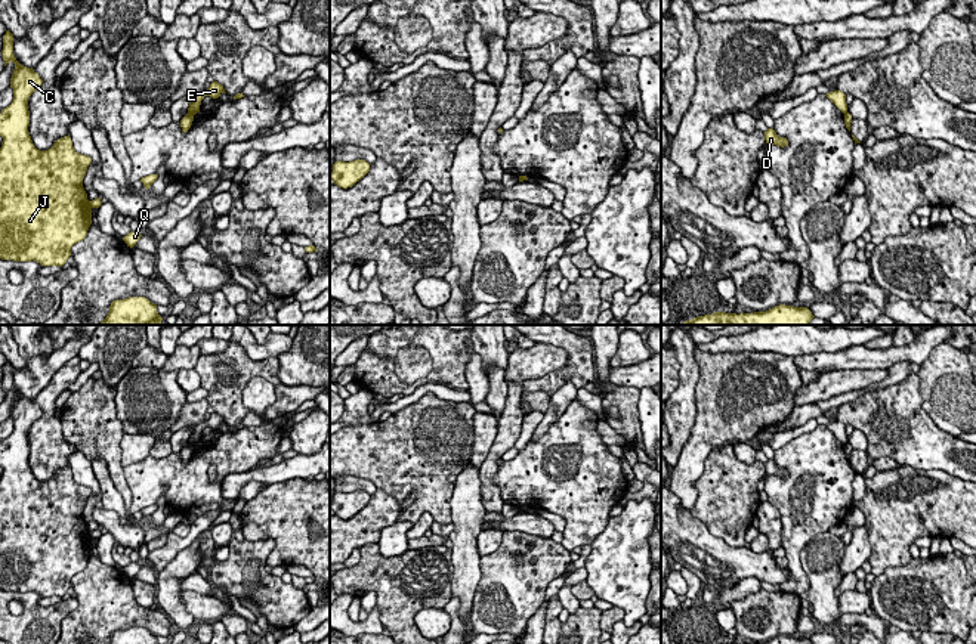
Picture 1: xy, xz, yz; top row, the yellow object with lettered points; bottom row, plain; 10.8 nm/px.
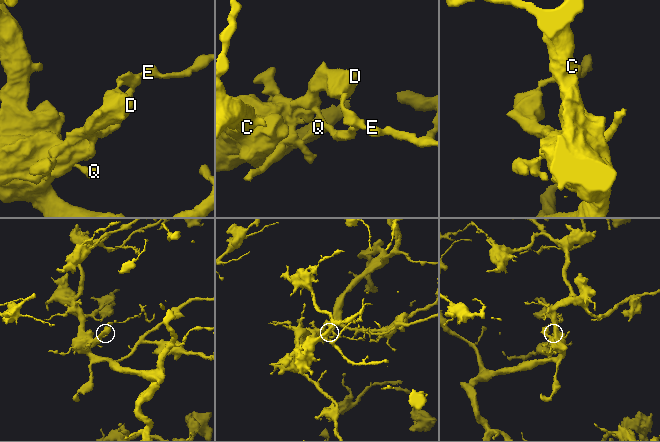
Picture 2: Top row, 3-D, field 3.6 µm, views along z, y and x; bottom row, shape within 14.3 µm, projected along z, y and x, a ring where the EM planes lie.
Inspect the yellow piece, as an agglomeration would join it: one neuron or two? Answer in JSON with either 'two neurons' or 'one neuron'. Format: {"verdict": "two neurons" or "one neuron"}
{"verdict": "two neurons"}

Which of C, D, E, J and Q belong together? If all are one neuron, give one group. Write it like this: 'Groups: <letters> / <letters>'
Groups: C J / D E Q

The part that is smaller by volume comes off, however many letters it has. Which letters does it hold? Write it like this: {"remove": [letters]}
{"remove": ["D", "E", "Q"]}

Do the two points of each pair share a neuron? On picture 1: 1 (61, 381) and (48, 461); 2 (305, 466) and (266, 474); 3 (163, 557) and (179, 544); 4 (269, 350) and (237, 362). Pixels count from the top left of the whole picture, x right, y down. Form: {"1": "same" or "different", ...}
{"1": "same", "2": "same", "3": "same", "4": "different"}

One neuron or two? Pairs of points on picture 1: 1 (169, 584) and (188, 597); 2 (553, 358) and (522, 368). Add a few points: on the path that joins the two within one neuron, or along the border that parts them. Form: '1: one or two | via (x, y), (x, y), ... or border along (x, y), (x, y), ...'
1: two | border along (181, 590), (184, 607), (197, 622)
2: one | via (546, 358), (530, 364)

